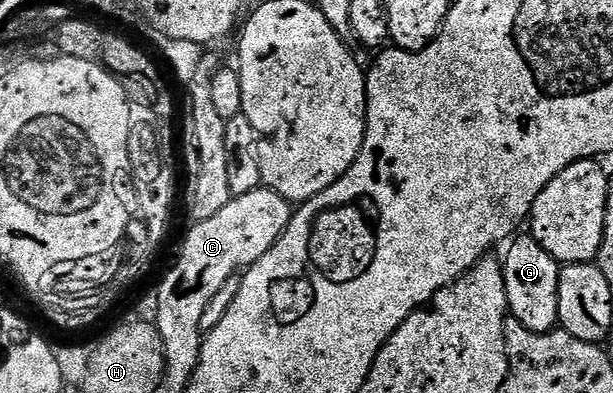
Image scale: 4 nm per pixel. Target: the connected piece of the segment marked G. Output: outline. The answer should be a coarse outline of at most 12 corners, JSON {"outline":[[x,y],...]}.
{"outline":[[529,233],[502,256],[510,318],[559,327],[561,264]]}

